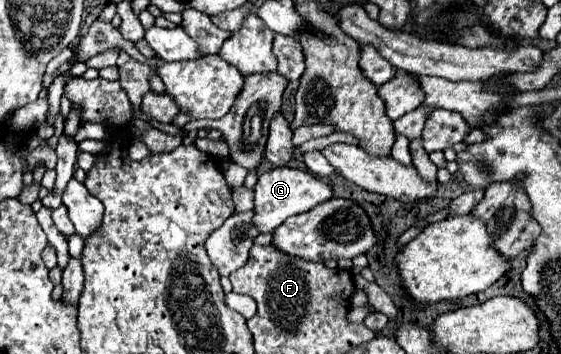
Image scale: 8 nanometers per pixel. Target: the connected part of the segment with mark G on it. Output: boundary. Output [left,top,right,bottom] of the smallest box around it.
[253,167,333,233]

